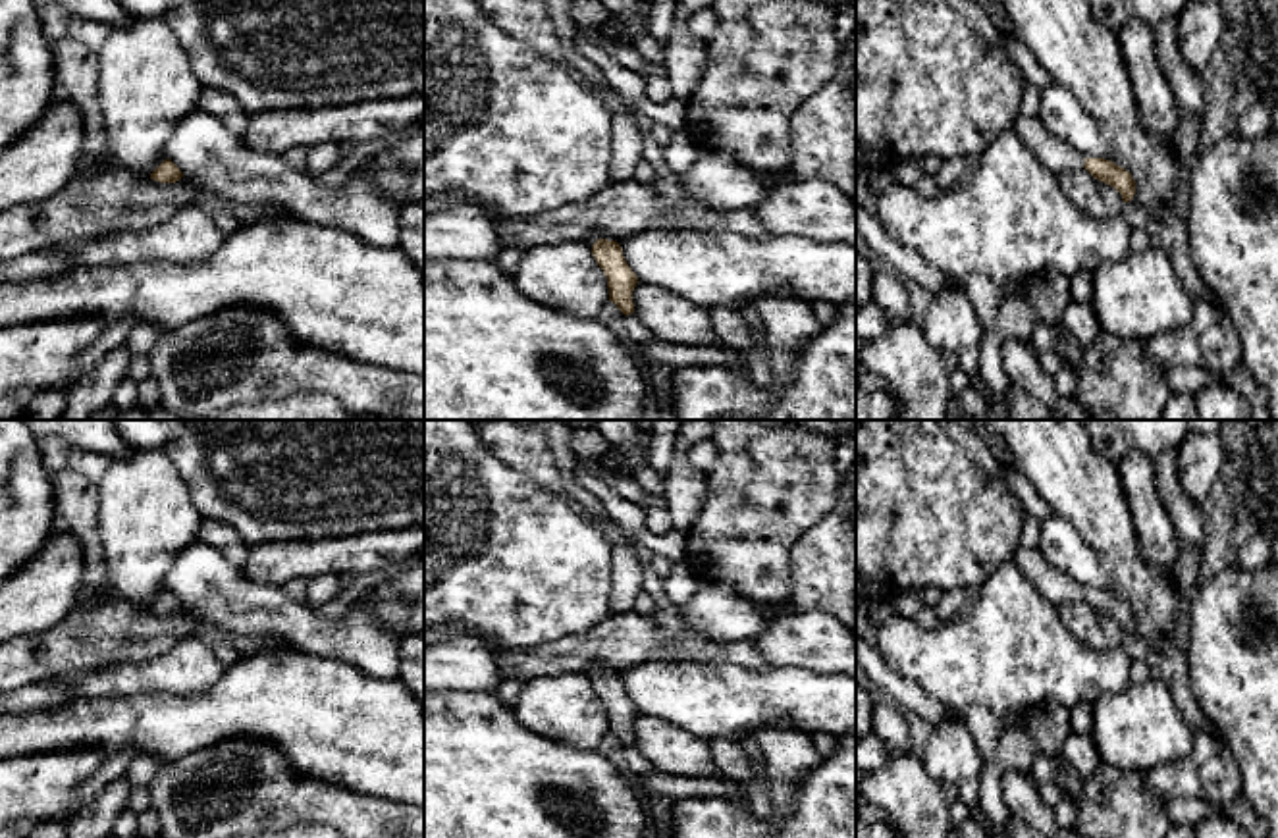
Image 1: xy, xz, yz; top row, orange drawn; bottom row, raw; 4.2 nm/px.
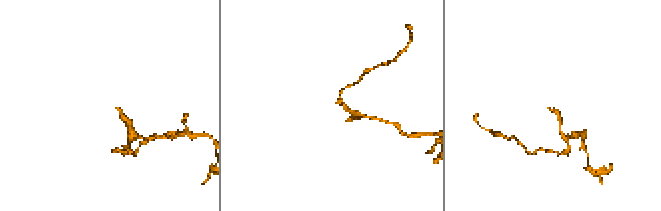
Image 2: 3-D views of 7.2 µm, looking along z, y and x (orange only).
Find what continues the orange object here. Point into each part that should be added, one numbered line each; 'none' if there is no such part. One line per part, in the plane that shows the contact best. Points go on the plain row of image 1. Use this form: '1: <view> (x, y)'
1: yz (1051, 582)

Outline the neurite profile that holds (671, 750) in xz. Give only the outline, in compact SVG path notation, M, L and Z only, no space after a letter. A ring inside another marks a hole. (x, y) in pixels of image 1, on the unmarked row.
M638 713L632 722L634 746L667 774L688 774L694 778L721 776L711 757L711 744L663 719Z

